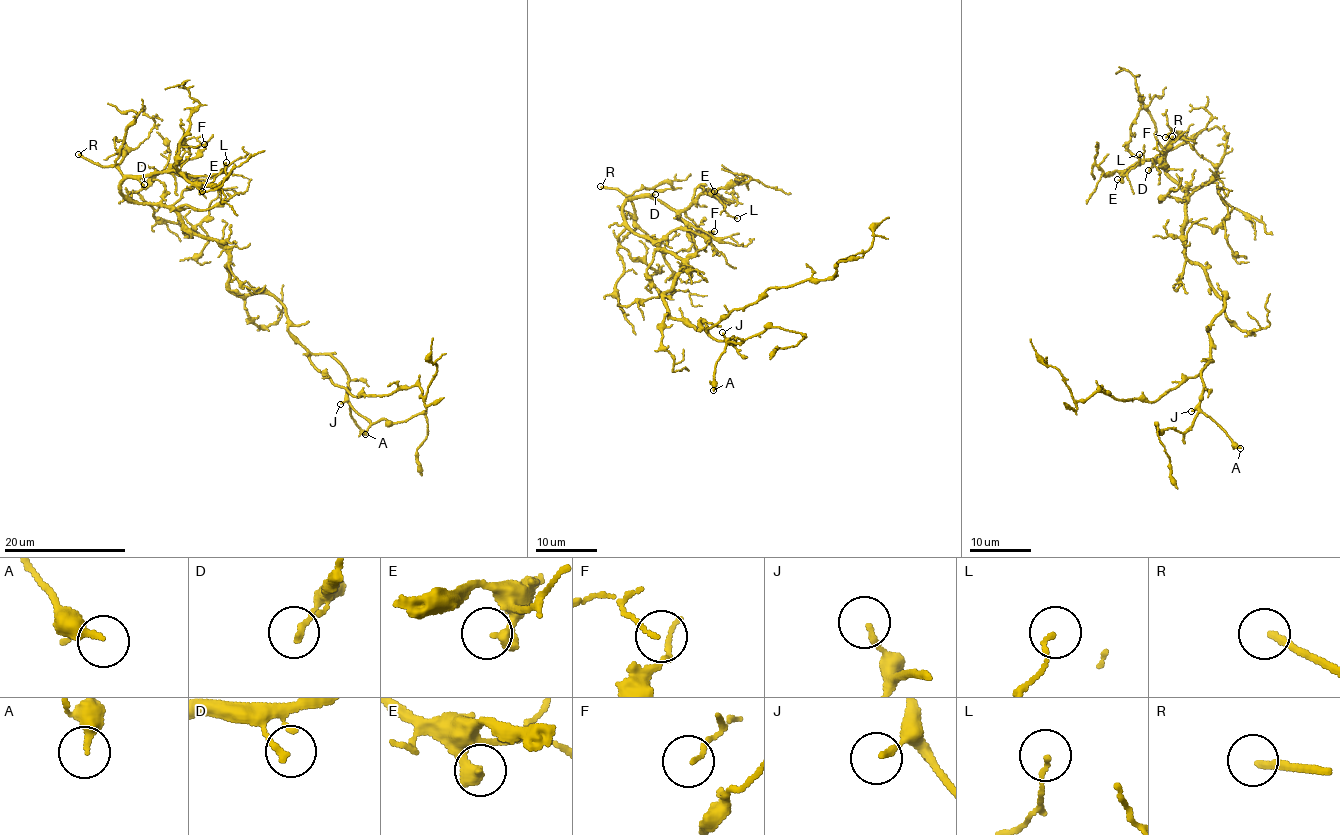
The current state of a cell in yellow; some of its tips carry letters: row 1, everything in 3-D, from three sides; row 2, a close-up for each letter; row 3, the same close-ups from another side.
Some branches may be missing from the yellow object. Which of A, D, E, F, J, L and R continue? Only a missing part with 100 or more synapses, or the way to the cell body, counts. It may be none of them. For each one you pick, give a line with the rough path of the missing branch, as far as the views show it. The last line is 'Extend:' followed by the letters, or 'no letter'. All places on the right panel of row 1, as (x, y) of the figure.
R: (1172, 136), (1176, 128), (1174, 112), (1163, 95), (1157, 107), (1160, 105)
Extend: E, R

